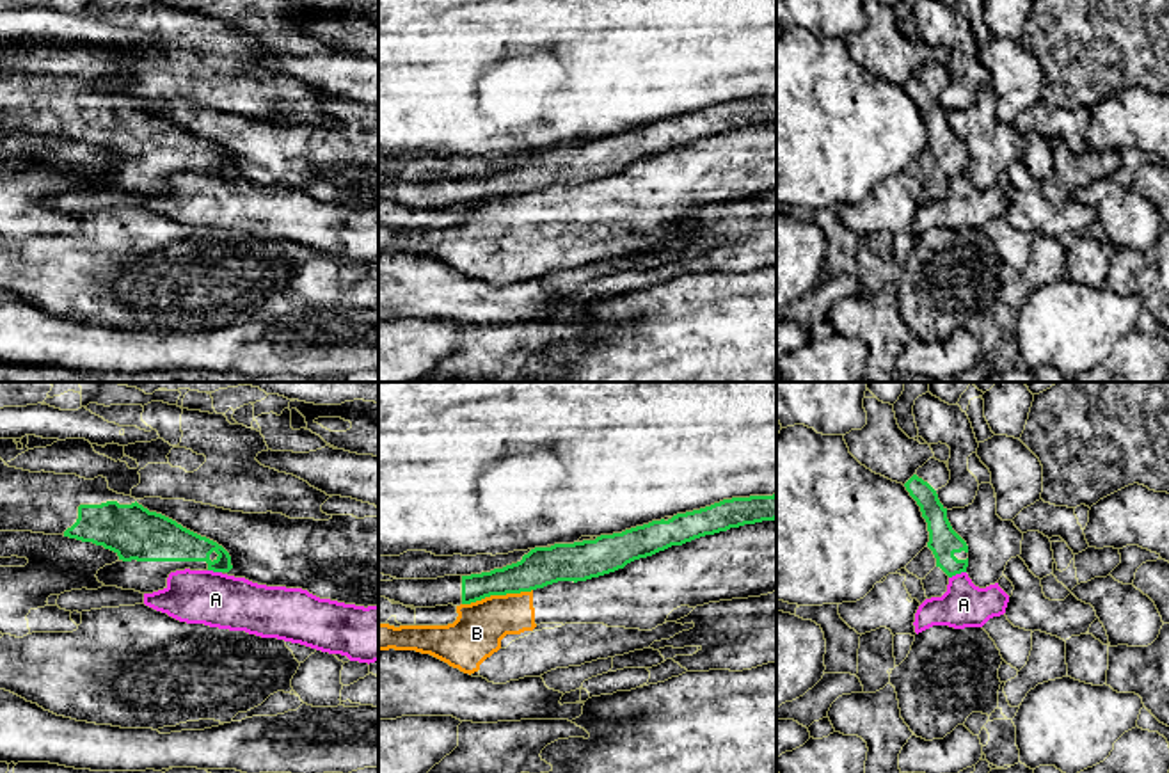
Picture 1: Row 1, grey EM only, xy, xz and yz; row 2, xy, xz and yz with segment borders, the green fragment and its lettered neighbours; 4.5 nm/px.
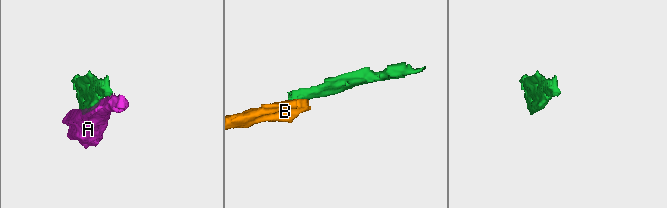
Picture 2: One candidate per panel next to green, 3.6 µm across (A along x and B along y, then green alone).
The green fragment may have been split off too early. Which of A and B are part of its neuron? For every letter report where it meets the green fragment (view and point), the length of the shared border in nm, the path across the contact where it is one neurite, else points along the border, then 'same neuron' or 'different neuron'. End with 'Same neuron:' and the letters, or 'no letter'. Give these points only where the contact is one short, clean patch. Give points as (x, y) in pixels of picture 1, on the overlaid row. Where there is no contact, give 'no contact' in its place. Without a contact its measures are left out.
A: yz (956, 573) | 90 nm | different neuron
B: xz (496, 594) | 320 nm | along xz (532, 589), (491, 594), (462, 605) | different neuron
Same neuron: no letter

